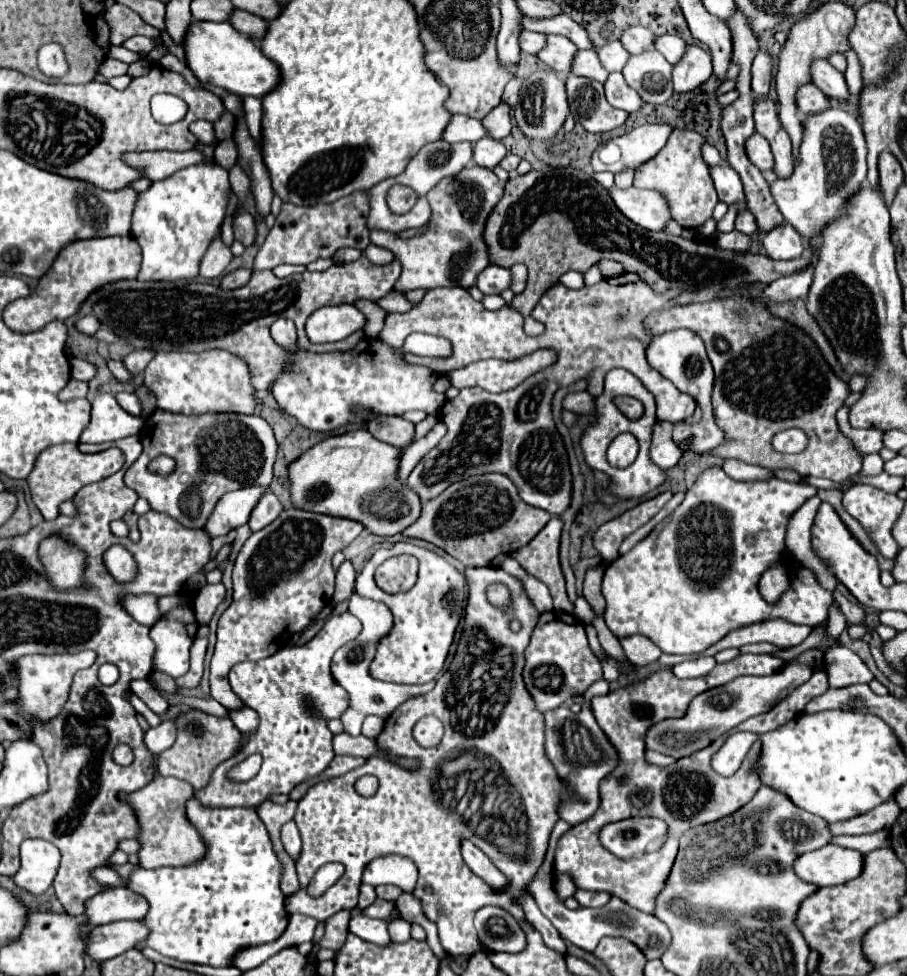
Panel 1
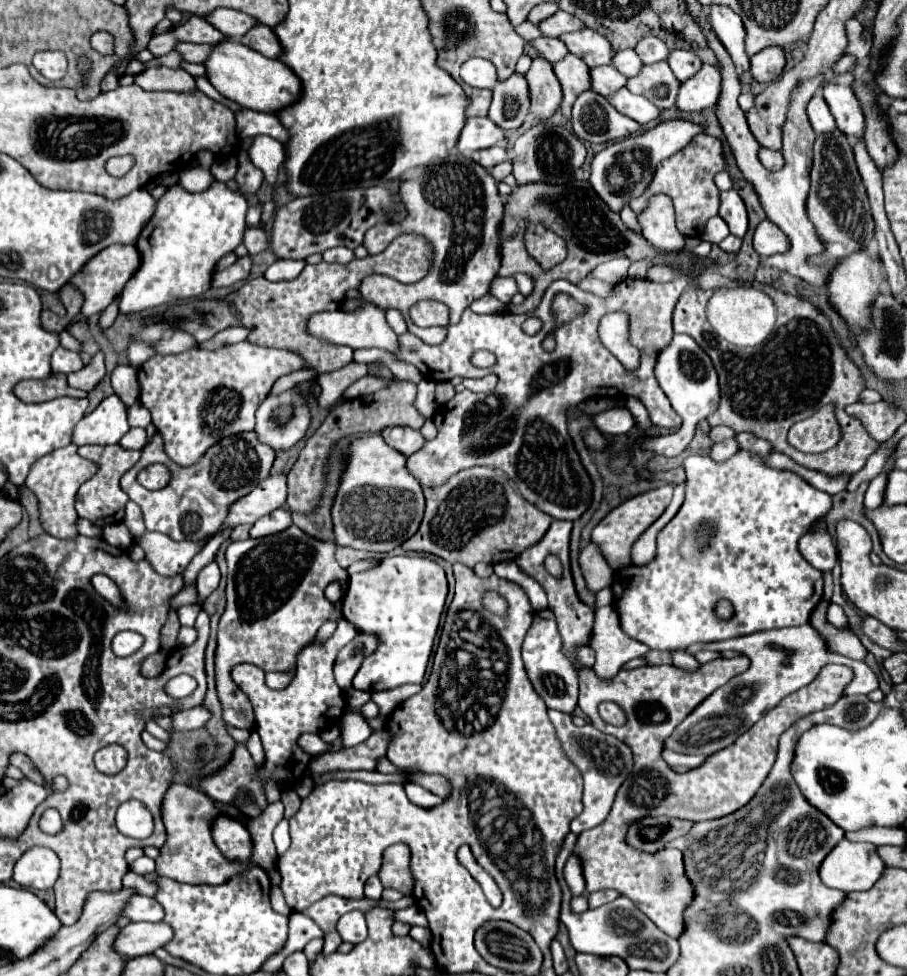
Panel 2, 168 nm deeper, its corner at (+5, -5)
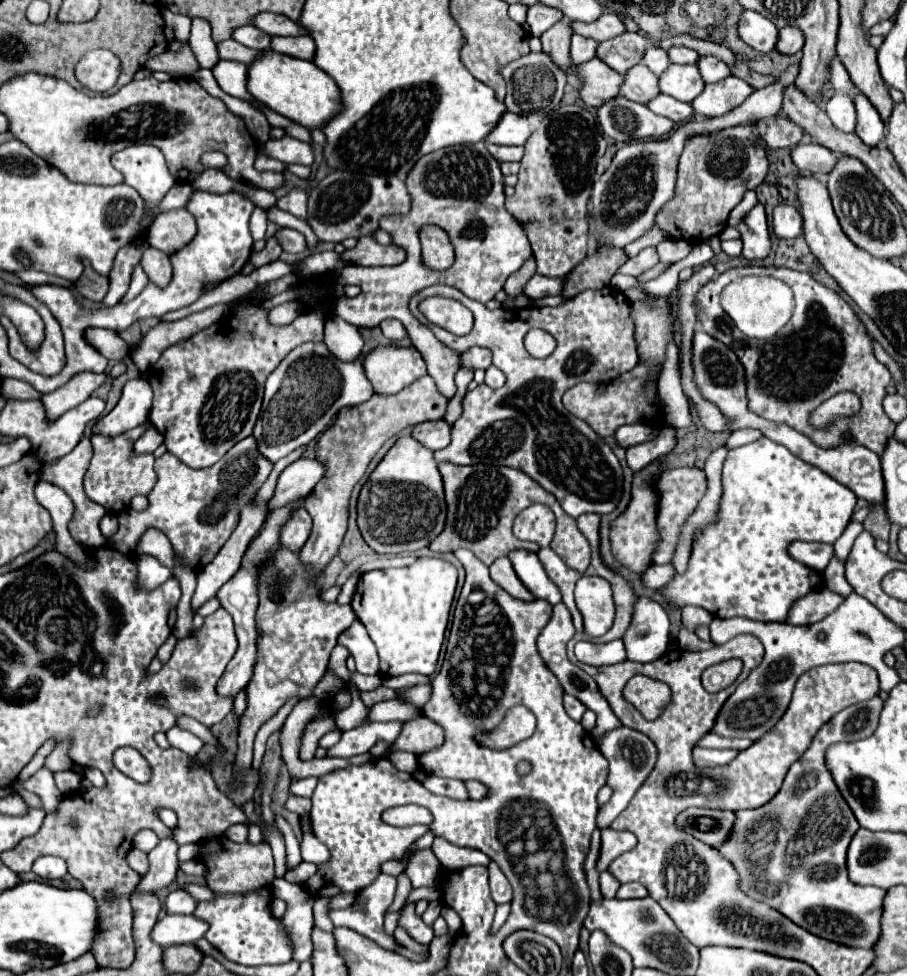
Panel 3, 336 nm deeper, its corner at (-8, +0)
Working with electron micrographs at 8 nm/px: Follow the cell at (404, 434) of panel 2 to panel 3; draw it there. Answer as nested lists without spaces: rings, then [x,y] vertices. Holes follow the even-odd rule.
[[[428,421],[412,429],[412,437],[428,449],[444,449],[450,443],[450,425],[446,421]]]

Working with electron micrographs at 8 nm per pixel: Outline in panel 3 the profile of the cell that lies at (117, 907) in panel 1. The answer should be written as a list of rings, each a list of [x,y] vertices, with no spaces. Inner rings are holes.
[[[182,889],[168,893],[166,897],[166,913],[168,915],[190,915],[196,909],[196,901]]]

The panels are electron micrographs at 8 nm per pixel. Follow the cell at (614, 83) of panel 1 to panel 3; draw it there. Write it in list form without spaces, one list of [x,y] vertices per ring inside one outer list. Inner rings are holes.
[[[662,93],[656,95],[652,101],[648,101],[646,107],[652,109],[654,113],[662,115],[662,117],[668,117],[668,119],[676,121],[676,123],[688,121],[692,117],[692,113],[694,113],[694,109],[692,109],[690,103],[682,103],[682,101],[674,99],[674,97],[662,95]]]

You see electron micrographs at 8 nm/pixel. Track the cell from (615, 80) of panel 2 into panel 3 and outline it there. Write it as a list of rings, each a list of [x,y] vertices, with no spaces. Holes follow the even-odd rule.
[[[636,65],[632,69],[628,69],[628,73],[624,73],[624,85],[620,85],[620,95],[636,101],[636,103],[646,103],[652,97],[656,97],[660,93],[658,89],[658,77],[654,73],[650,73],[650,69],[646,65]]]

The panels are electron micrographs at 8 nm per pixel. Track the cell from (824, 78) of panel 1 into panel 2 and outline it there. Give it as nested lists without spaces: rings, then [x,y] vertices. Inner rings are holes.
[[[827,82],[823,86],[821,94],[827,100],[831,114],[835,116],[837,128],[851,140],[863,138],[865,116],[863,116],[861,106],[857,106],[857,98],[855,98],[855,92],[851,90],[851,86]]]

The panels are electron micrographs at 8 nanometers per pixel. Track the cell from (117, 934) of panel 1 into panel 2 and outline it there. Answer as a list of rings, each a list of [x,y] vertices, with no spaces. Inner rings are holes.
[[[131,922],[119,934],[119,950],[127,958],[153,954],[157,948],[163,948],[173,938],[173,928],[165,922]]]

